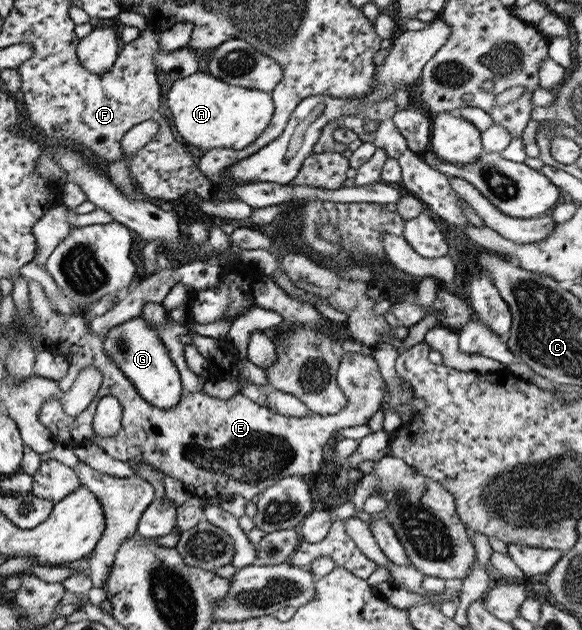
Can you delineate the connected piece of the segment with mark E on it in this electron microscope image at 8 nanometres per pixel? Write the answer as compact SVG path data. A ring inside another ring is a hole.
M29 280L27 283L27 292L28 292L28 305L33 312L33 324L37 326L36 332L42 336L42 342L44 343L44 348L48 349L49 352L56 352L61 357L69 362L69 368L67 368L67 372L65 372L65 376L60 380L57 380L59 390L65 392L69 389L69 386L72 384L72 381L75 379L77 372L84 368L85 366L93 366L99 370L99 373L102 377L101 387L98 388L98 392L96 396L93 398L93 401L86 407L86 410L83 410L77 417L69 417L63 413L63 409L60 408L60 404L58 402L58 398L49 398L43 402L43 405L39 408L37 412L37 419L39 423L43 425L48 431L49 434L53 437L53 440L58 444L59 442L65 442L67 444L71 444L74 448L76 447L86 447L86 446L98 446L99 450L103 450L103 454L110 455L111 458L119 459L119 462L126 462L129 463L131 467L139 467L140 463L143 462L142 466L149 466L153 468L153 470L161 471L163 475L169 476L174 480L179 480L181 484L183 484L189 491L190 495L196 495L199 498L203 498L206 500L209 499L223 499L225 497L233 496L233 494L239 494L245 498L245 500L250 500L253 498L255 494L259 494L263 492L266 488L271 487L276 481L279 481L281 478L288 478L289 476L301 476L302 478L311 478L312 474L315 474L317 469L319 469L319 464L321 464L323 458L323 445L330 442L333 438L336 438L336 431L339 428L347 428L348 426L363 426L363 424L367 424L367 420L373 415L373 413L377 412L380 408L381 399L383 397L383 391L388 386L384 383L384 381L380 378L378 374L378 369L374 364L374 361L370 358L370 356L363 357L362 354L359 353L345 353L344 356L341 358L337 373L336 373L336 383L339 386L339 390L342 390L342 394L348 399L347 405L335 415L330 416L318 416L309 414L305 419L297 419L297 418L288 418L283 417L279 414L274 414L269 411L264 406L259 406L255 402L252 402L249 398L239 394L229 398L228 400L218 400L215 398L211 398L211 396L206 396L203 392L195 392L195 393L187 393L183 390L181 401L169 411L161 411L155 409L151 404L143 401L143 398L138 396L138 393L135 390L135 387L131 385L131 382L119 371L119 368L107 357L107 353L103 351L102 343L104 340L104 335L97 335L94 334L88 327L88 323L84 320L84 318L78 314L69 314L69 316L65 314L61 314L56 310L52 310L49 307L49 300L45 297L45 293L43 293L43 289L41 285L36 281ZM105 396L111 396L118 401L118 404L121 406L122 409L122 416L121 421L119 421L119 429L115 430L115 433L111 434L111 437L97 437L95 433L91 430L92 418L91 415L95 411L97 402L104 398Z

